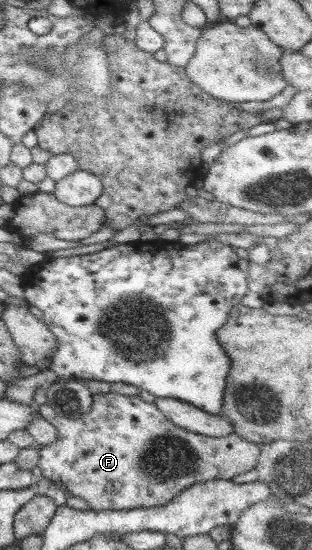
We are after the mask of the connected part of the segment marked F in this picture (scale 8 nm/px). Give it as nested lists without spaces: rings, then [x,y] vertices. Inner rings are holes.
[[[108,392],[91,395],[91,399],[93,404],[87,412],[87,415],[77,419],[69,419],[56,415],[52,412],[52,409],[45,404],[37,406],[38,415],[51,424],[52,427],[54,427],[54,430],[58,433],[58,437],[56,437],[54,443],[50,443],[50,445],[46,445],[46,447],[38,448],[39,460],[37,461],[37,466],[41,471],[40,476],[44,479],[50,479],[52,482],[56,482],[68,495],[84,500],[88,504],[90,510],[96,512],[126,511],[128,509],[159,507],[164,503],[167,503],[167,501],[172,499],[175,495],[178,495],[183,489],[194,485],[194,483],[205,482],[209,479],[230,480],[234,475],[240,475],[240,473],[250,471],[250,469],[255,467],[259,460],[260,448],[258,444],[250,443],[244,439],[238,438],[238,435],[233,433],[230,433],[228,436],[223,436],[222,438],[212,438],[185,431],[170,423],[170,421],[166,420],[164,415],[162,415],[153,404],[144,403],[144,401],[138,396],[126,396]]]

